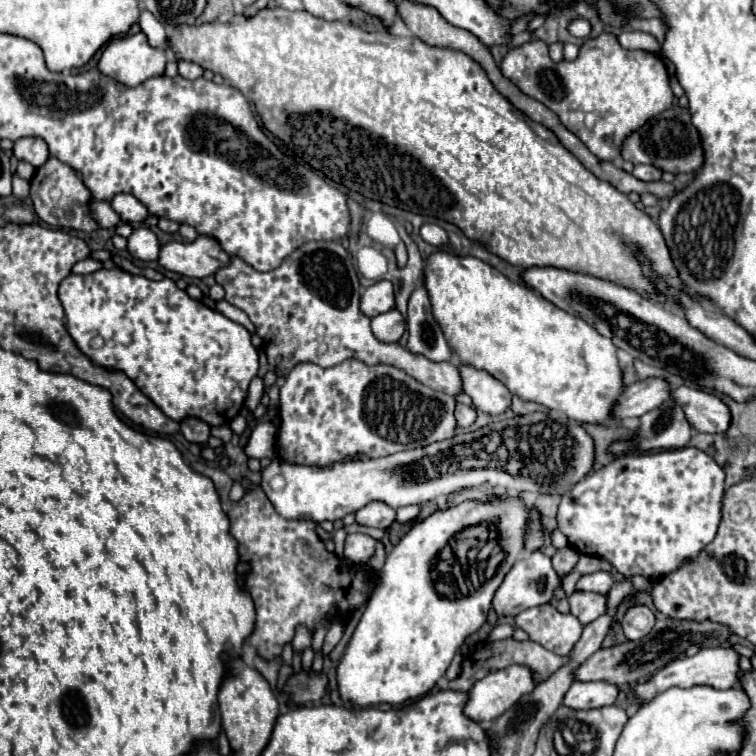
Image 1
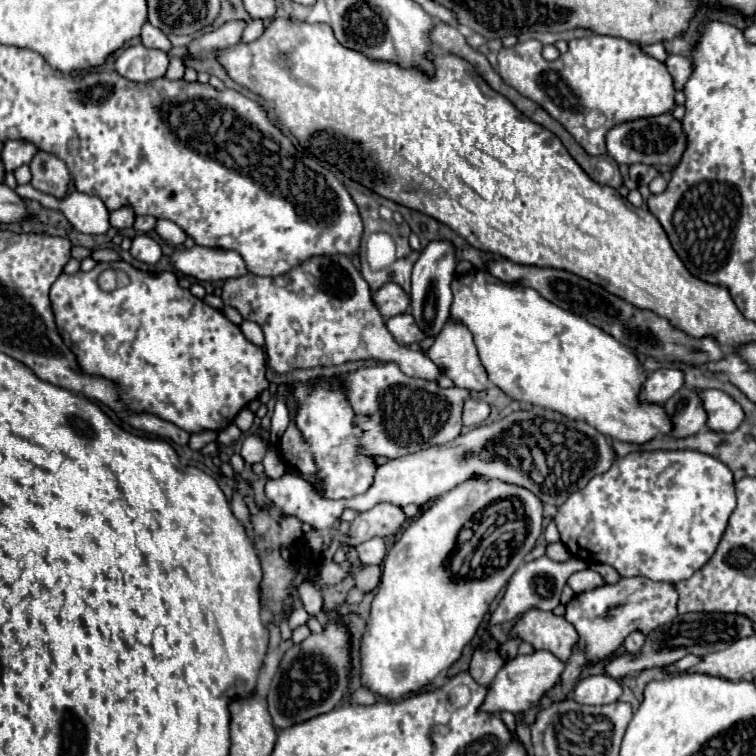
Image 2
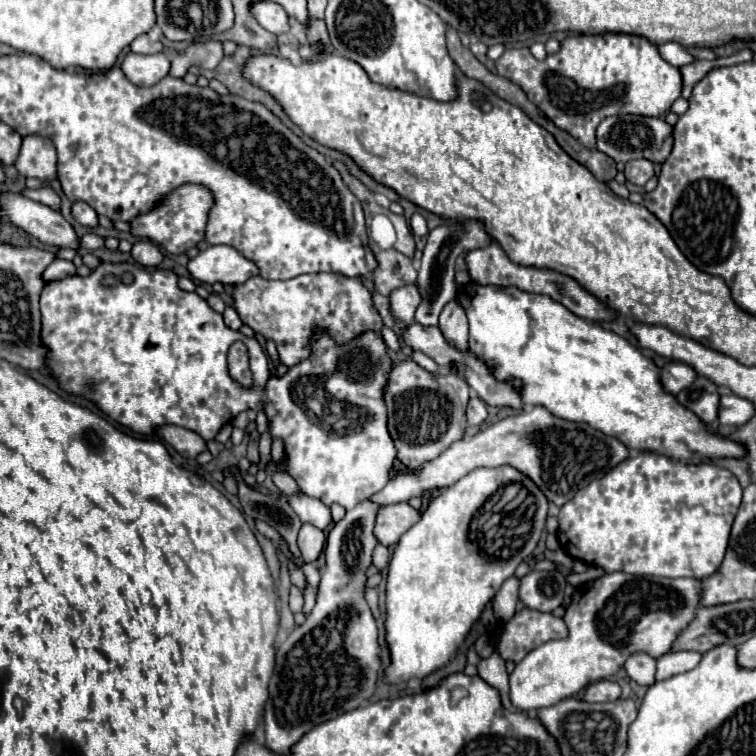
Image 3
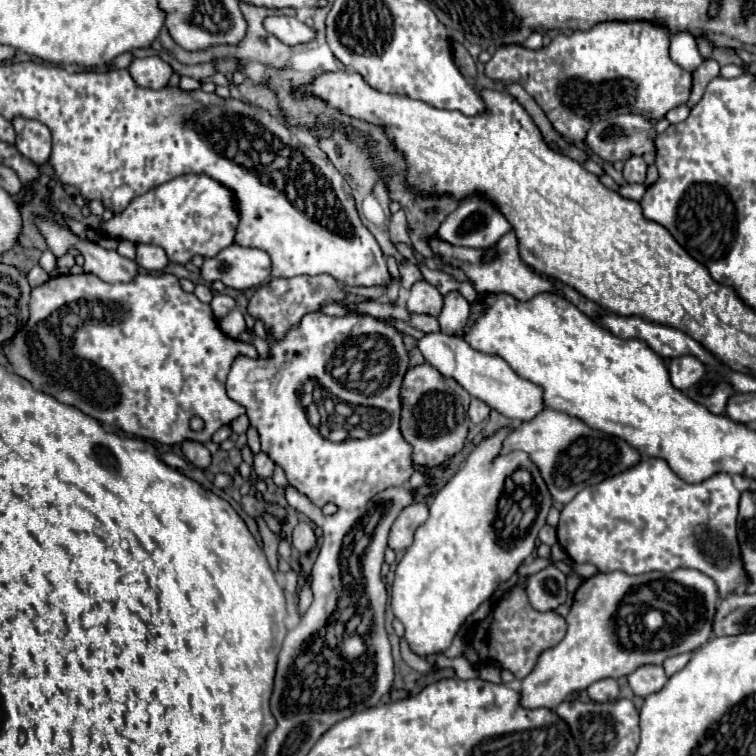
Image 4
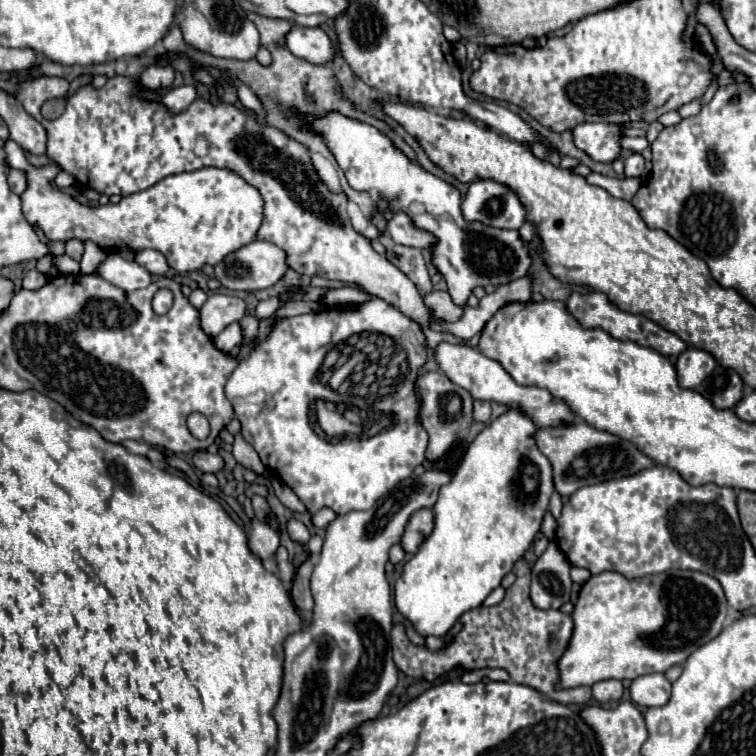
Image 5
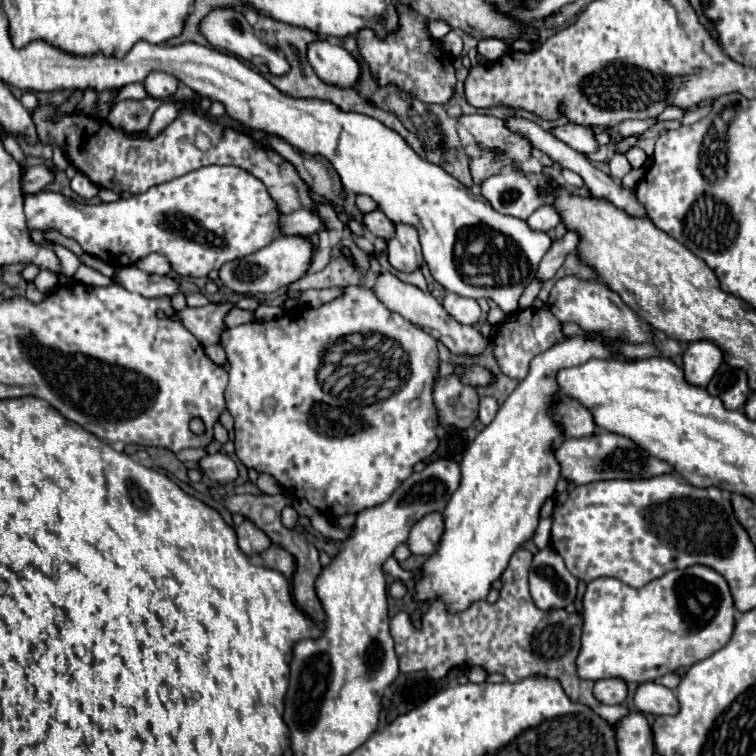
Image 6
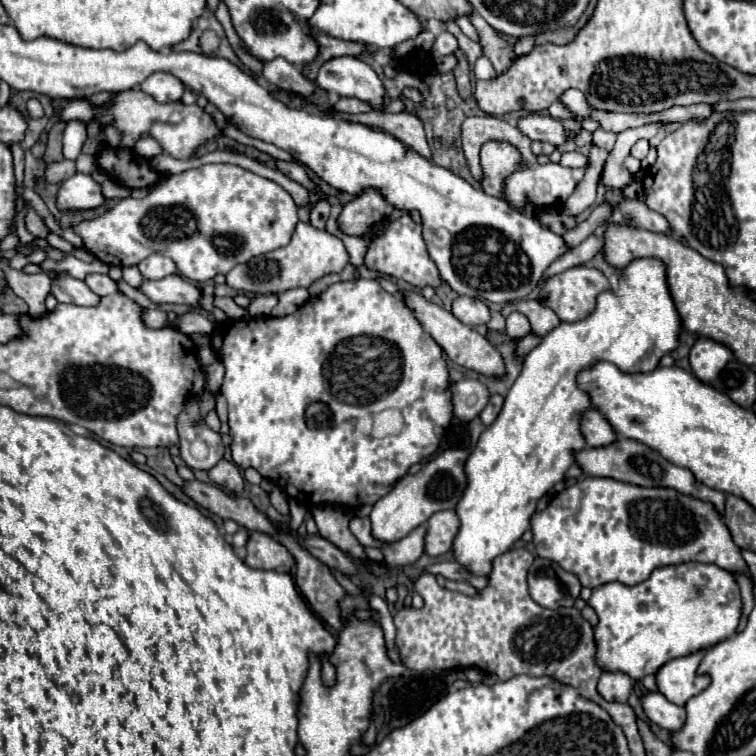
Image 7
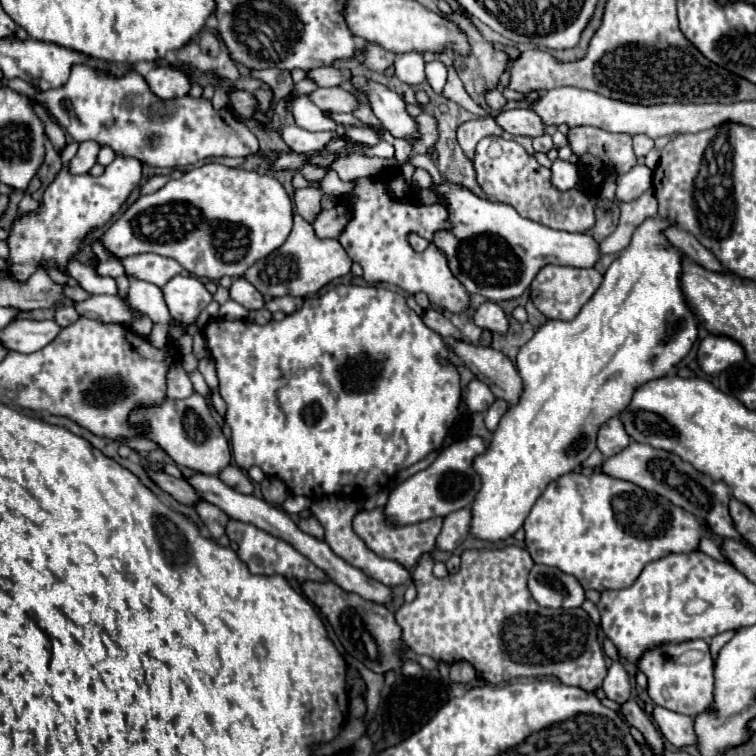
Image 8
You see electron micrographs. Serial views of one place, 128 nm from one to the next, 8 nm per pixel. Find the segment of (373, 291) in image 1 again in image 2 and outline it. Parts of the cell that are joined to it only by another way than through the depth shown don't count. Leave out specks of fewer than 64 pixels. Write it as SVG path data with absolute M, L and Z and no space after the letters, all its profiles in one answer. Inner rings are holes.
M388 282L382 288L378 288L376 292L372 292L372 300L384 318L392 318L396 314L406 312L406 308L410 304L408 294L398 284L392 284L392 282Z

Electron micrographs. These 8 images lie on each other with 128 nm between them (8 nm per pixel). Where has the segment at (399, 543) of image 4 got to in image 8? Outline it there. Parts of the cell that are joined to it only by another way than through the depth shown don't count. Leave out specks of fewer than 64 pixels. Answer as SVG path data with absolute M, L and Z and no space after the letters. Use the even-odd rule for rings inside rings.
M468 508L450 512L448 516L444 516L442 530L436 538L436 550L442 550L442 552L456 550L468 538L468 526L470 526L470 510Z

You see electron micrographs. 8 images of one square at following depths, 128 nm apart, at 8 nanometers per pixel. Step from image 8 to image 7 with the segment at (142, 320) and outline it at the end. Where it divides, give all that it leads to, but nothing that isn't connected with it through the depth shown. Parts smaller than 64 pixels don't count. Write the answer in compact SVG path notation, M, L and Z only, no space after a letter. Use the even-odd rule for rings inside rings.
M88 274L84 278L84 282L98 296L108 296L108 294L116 292L116 282L108 274ZM152 308L144 314L144 322L150 326L150 328L164 328L164 326L176 326L176 320L174 322L168 322L168 312L162 310L162 308Z

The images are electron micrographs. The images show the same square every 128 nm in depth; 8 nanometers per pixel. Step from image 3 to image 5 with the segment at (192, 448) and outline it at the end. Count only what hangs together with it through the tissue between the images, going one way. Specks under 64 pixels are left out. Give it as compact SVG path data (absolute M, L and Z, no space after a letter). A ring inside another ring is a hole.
M206 450L196 452L194 458L192 458L192 462L194 462L194 466L196 466L198 470L202 470L202 472L218 472L218 470L222 470L222 466L224 466L224 460L222 460L218 454L210 454L210 452L206 452Z

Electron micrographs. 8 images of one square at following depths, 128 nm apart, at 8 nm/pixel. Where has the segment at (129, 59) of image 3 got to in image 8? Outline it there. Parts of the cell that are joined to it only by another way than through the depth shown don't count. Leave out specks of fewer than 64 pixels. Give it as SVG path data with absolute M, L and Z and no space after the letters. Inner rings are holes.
M154 66L146 76L146 84L150 90L160 96L162 100L166 98L176 98L176 96L186 96L190 90L190 78L180 72L178 68L172 66Z

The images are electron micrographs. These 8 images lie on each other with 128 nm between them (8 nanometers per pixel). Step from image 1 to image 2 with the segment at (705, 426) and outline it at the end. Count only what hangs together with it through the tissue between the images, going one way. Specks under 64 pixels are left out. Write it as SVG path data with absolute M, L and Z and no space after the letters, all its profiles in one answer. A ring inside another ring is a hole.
M702 390L704 410L708 412L708 428L714 432L734 432L744 420L740 404L736 404L728 394L720 390Z

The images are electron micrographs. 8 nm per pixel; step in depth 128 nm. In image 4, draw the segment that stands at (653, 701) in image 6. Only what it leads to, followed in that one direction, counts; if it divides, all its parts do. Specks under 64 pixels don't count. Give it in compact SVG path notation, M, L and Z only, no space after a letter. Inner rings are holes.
M644 664L628 676L628 682L630 682L634 694L638 694L638 696L648 696L652 692L658 692L666 684L666 680L668 678L664 674L664 668L654 666L654 664Z

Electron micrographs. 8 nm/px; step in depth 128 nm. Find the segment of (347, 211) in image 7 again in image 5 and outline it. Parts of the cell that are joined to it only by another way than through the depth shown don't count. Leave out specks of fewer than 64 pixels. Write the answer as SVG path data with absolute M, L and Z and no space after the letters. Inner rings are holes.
M396 212L394 218L388 220L386 232L390 234L390 238L396 244L414 246L414 248L422 248L422 250L432 248L432 236L428 236L428 232L420 232L420 228L416 228L412 224L412 220L408 220L406 212Z

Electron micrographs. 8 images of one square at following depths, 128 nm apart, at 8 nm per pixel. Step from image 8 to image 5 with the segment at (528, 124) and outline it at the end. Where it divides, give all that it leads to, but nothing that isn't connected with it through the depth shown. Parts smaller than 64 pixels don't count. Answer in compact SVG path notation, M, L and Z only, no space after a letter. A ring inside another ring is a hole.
M580 124L572 130L572 134L576 146L596 162L610 164L620 158L620 138L624 134L624 128L620 124Z

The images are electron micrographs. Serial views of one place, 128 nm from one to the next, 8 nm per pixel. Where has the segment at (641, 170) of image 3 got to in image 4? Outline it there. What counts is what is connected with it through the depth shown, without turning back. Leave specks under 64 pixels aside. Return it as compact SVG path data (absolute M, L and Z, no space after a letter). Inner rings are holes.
M632 156L632 158L628 158L626 162L624 162L624 178L626 178L626 182L638 182L638 184L644 184L644 180L646 180L646 170L648 170L648 166L646 166L646 162L644 162L644 158L642 156Z

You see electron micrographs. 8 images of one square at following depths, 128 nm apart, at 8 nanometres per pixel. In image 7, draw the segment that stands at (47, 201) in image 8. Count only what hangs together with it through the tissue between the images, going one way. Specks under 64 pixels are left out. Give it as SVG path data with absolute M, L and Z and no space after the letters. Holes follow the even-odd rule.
M72 120L64 130L64 158L76 158L86 140L86 124ZM74 174L62 182L56 202L60 210L86 210L100 206L104 196L100 184L90 174Z

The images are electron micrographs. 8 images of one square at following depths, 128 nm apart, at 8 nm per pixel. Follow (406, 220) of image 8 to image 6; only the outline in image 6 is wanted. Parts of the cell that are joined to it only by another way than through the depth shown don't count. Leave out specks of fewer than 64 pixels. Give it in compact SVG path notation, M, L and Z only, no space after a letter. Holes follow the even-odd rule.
M396 224L396 236L388 240L388 260L400 272L412 272L422 264L422 250L416 230L406 224Z

